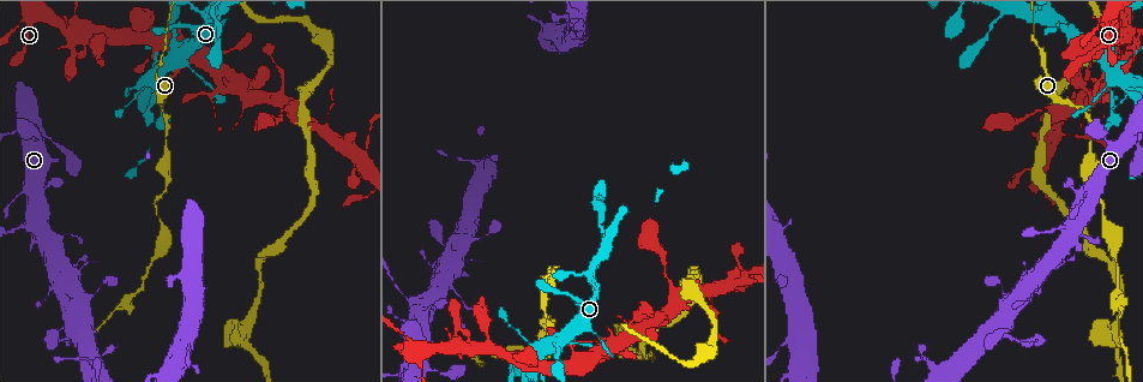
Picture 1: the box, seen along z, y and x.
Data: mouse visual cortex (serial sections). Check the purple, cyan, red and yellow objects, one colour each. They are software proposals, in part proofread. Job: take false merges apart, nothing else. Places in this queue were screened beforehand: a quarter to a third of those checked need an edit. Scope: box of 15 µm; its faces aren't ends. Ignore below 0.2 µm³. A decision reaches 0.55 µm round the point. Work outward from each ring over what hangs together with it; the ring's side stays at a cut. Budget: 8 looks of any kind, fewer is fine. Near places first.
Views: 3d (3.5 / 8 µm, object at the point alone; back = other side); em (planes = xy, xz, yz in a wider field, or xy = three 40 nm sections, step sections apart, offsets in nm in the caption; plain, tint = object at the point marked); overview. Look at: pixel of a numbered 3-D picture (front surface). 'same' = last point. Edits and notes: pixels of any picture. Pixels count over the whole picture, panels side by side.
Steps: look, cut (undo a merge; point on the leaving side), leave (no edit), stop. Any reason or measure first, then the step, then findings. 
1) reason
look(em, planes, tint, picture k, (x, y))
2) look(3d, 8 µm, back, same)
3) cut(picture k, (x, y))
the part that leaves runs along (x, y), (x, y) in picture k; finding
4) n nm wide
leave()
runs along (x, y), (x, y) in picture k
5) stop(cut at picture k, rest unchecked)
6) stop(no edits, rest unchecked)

sharp bend
look(3d, 3.5 µm, picture 1, (1114, 30))

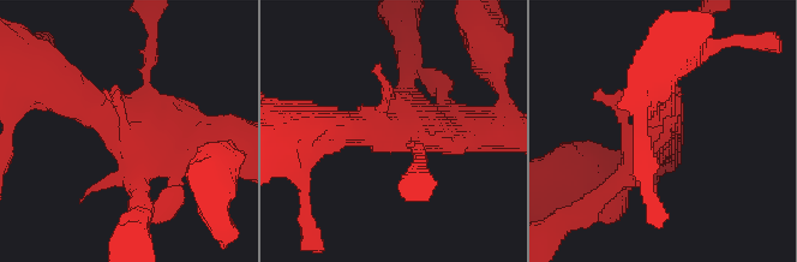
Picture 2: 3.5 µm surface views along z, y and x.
look(em, xy, step 5, plain, picture 2, (659, 127))

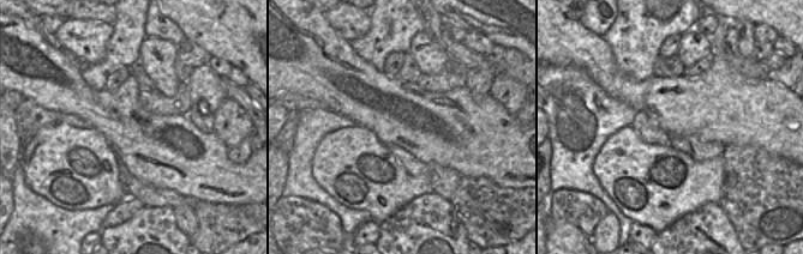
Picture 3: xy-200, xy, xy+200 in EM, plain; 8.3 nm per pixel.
where the object lies
look(em, xy, step 5, tint, same)

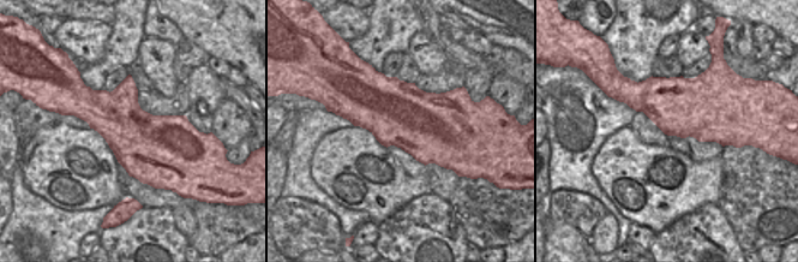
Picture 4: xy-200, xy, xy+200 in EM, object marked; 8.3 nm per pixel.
leave()
runs along (65, 87), (131, 127), (213, 142) in picture 2; all the same cell

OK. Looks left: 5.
thick turns thin
look(3d, 3.5 µm, picture 1, (411, 301))

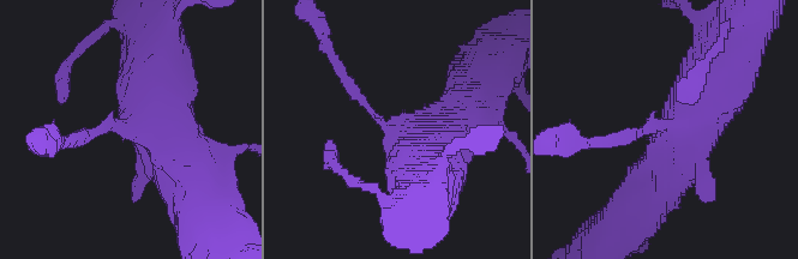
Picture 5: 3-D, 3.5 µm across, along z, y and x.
now the EM
look(em, xy, step 2, tint, picture 5, (671, 123))

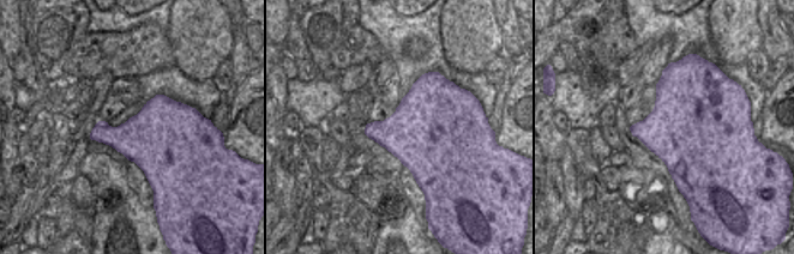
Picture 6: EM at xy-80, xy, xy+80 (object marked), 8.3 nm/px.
leave()
runs along (730, 50), (656, 180) in picture 5; all the same cell

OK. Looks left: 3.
calibre changes
look(3d, 8 µm, picture 1, (998, 19))

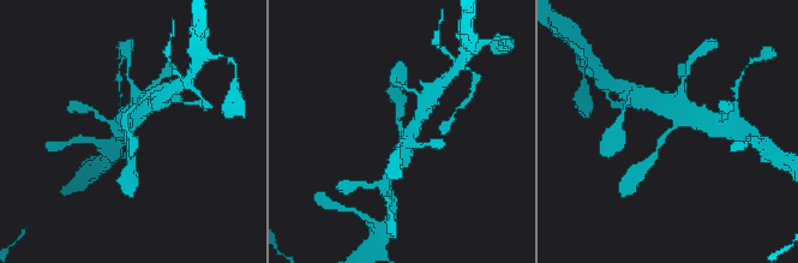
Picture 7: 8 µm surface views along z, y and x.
look(em, xy, step 2, tint, picture 7, (668, 131))

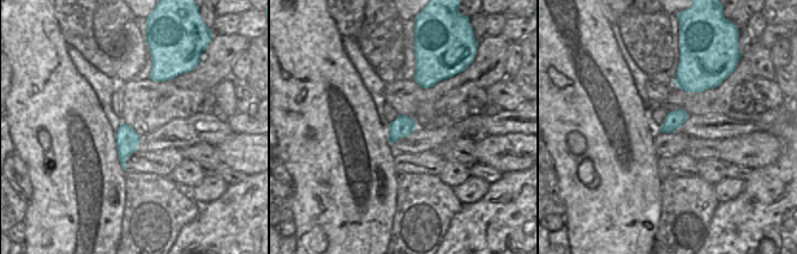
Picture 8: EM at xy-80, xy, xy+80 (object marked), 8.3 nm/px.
leave()
runs along (694, 117), (680, 119), (649, 161) in picture 7; continuous, no second cell

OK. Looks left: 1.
stop(no edits, rest unchecked)

